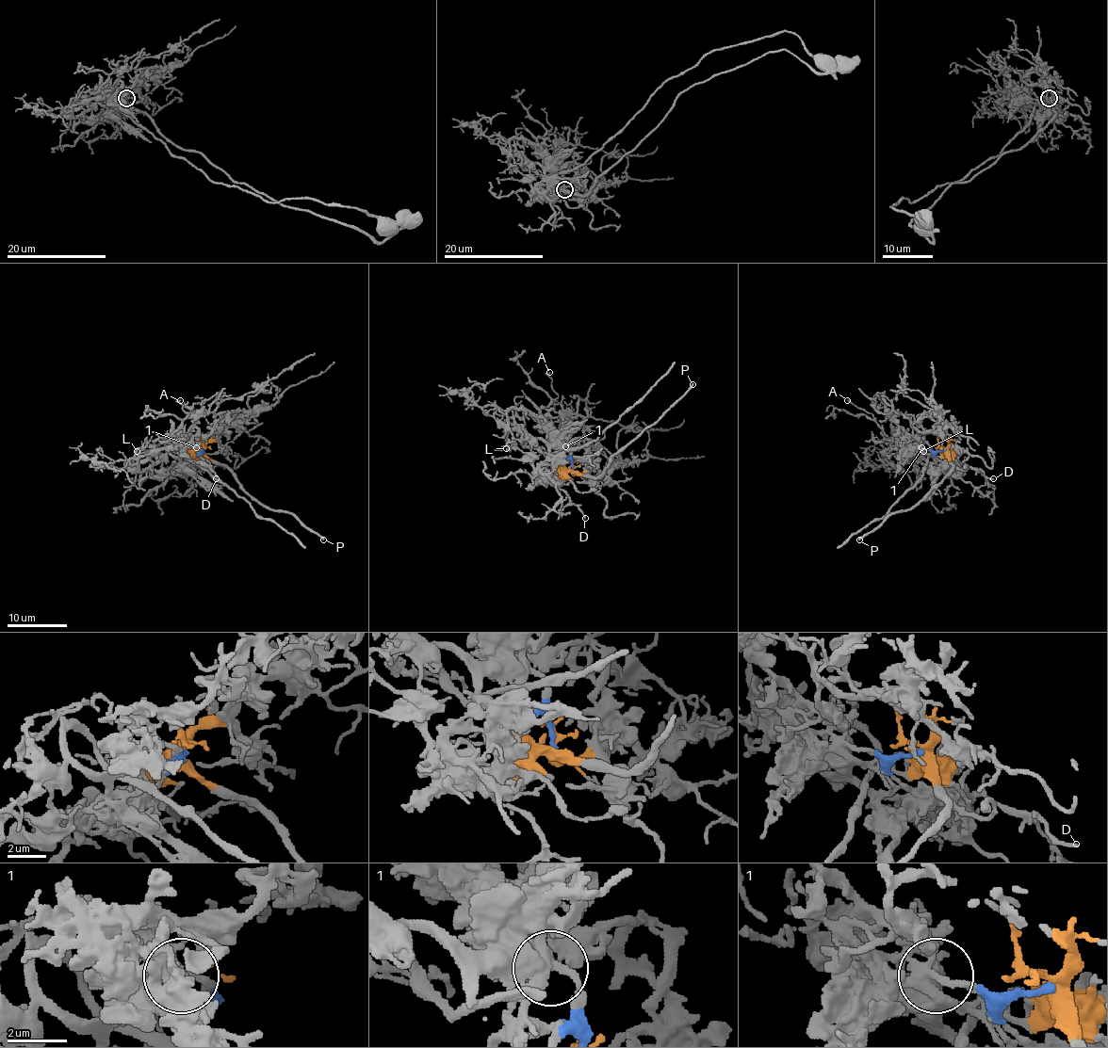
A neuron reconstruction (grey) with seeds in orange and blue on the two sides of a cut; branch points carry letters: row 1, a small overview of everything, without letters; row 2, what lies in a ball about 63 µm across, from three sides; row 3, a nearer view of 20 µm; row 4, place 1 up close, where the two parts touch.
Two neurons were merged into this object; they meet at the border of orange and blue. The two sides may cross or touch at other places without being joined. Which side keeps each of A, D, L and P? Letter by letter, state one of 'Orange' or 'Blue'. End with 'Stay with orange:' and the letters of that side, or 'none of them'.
A: Blue
D: Orange
L: Blue
P: Orange
Stay with orange: D, P

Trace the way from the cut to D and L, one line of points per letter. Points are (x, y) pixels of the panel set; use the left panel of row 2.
D: (203, 449), (187, 462), (205, 468), (216, 478)
L: (203, 449), (181, 457), (160, 455), (139, 460), (137, 458), (141, 455), (137, 450)

